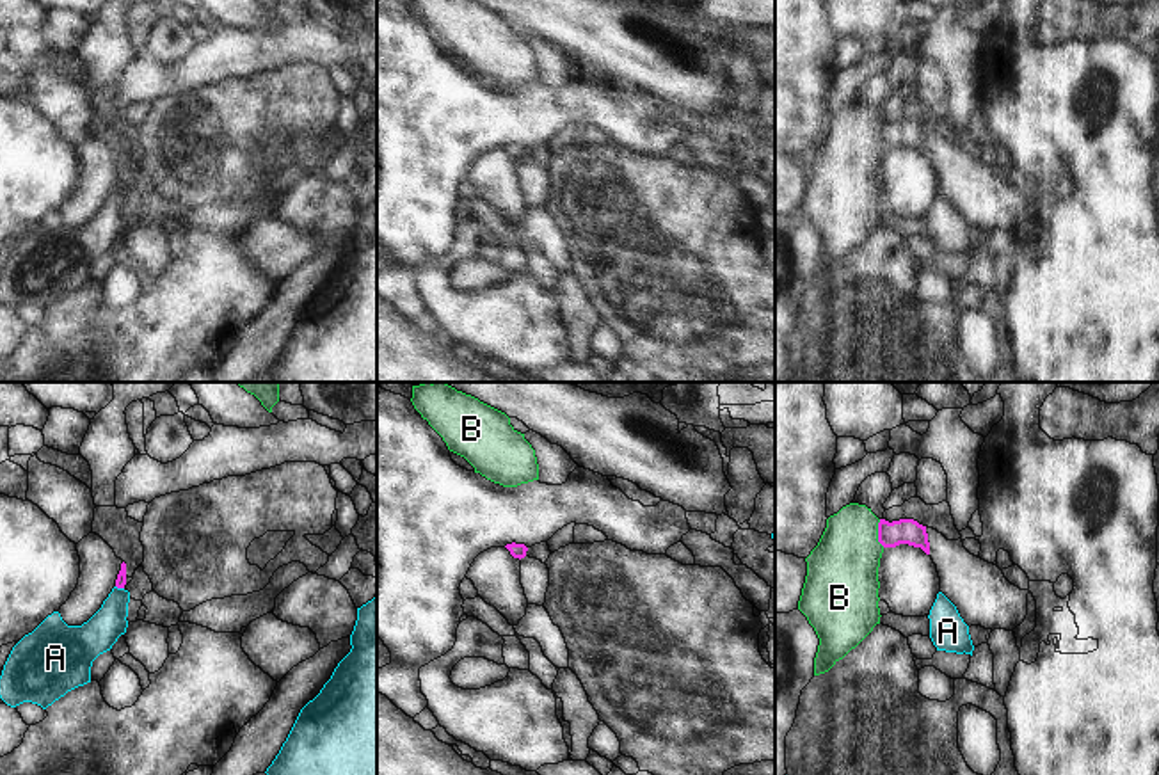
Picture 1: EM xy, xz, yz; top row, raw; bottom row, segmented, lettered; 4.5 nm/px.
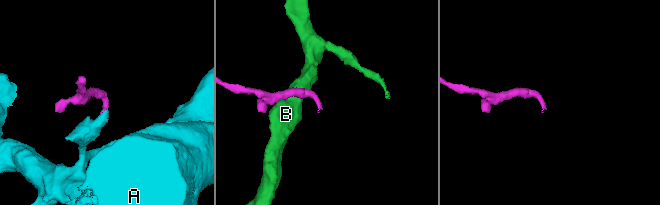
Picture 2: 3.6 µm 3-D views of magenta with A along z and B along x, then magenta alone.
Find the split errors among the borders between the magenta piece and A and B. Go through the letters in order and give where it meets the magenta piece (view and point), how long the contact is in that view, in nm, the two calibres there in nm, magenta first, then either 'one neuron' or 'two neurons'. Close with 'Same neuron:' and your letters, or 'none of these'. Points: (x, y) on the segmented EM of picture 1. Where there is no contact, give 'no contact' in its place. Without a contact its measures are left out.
A: meets magenta in xy at (119, 587); contact 40 nm long; 50 nm thick on the magenta side, 160 nm on the other; one neuron
B: meets magenta in yz at (879, 534); contact 130 nm long; 110 nm thick on the magenta side, 320 nm on the other; two neurons
Same neuron: A

